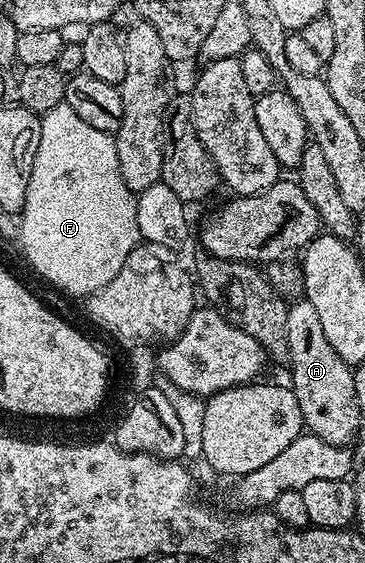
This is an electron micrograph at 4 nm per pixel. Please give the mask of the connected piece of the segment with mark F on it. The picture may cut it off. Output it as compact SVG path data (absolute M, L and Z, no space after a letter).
M62 103L52 110L48 110L41 116L42 125L40 126L40 142L36 150L36 158L32 166L32 174L28 182L28 194L24 198L24 206L20 213L20 226L17 239L22 242L22 252L26 255L26 260L47 280L50 284L55 284L58 288L63 288L66 292L71 292L74 296L85 297L87 293L97 292L98 289L115 278L117 272L124 264L124 260L128 258L128 254L132 253L134 247L140 243L139 232L137 228L136 212L137 202L135 193L124 182L124 178L120 178L120 170L116 162L116 142L111 133L104 130L96 130L92 126L88 126L88 122L84 122L76 115L76 110L72 110L67 104Z

